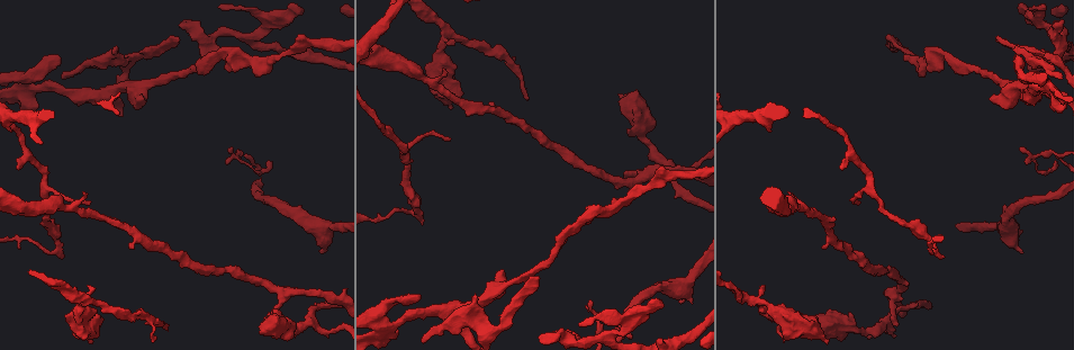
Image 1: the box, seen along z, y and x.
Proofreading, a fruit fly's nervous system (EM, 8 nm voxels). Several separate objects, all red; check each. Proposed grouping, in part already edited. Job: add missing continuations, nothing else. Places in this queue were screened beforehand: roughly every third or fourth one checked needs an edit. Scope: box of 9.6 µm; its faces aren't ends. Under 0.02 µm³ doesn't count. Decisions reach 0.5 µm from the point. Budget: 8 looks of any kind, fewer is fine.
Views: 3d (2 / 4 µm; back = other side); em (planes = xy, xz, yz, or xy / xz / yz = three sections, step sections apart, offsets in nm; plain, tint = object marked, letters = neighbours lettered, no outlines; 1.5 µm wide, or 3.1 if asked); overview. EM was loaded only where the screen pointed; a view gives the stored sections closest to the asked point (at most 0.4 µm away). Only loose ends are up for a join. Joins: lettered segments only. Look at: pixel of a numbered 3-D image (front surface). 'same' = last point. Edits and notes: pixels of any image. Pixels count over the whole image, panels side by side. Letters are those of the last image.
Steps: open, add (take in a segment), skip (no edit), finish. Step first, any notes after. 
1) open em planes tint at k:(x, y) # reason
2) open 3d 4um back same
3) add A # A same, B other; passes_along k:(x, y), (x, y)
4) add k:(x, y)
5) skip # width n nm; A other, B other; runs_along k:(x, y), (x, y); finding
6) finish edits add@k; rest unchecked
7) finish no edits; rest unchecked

open em xy step 8 tint at 1:(887, 34) # free end

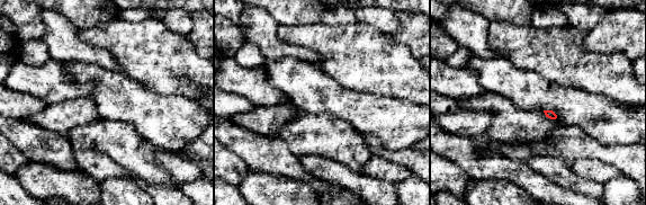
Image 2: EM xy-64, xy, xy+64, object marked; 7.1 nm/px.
open em planes letters same # another direction

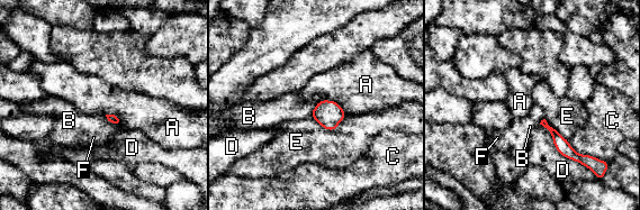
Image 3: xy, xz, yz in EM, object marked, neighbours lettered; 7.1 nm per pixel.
skip # A other, B other, C other, D other, E other, F other; border 3:(322, 99), (335, 101), (346, 113); no lettered segment goes on from it

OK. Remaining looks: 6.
open em planes letters at 1:(528, 100) # an open end

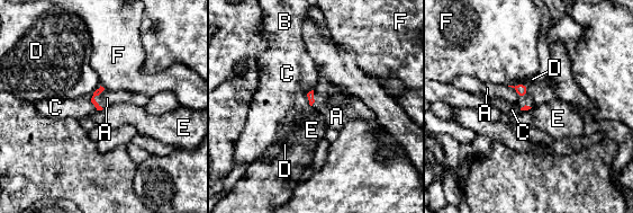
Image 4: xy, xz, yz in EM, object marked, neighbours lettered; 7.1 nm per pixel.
add A # A same, B other, C other, D other, E other, F other; it goes on there

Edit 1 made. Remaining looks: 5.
open 3d 2um at 1:(416, 296) # branch stops here

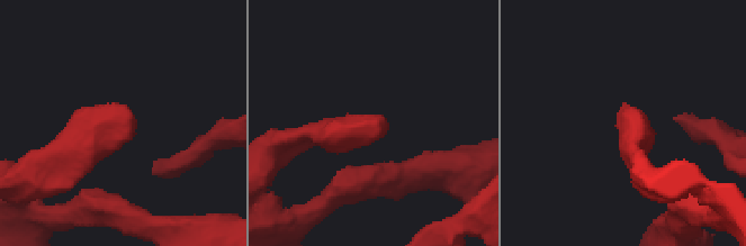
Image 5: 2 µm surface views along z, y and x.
open em planes letters at 5:(125, 121)

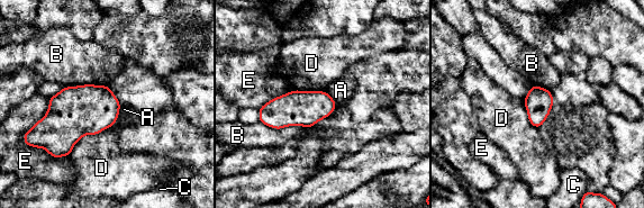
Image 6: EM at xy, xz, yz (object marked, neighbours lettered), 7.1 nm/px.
skip # width 200 nm; A other, B other, C other, D other, E other; no lettered segment goes on from it

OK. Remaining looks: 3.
finish edits add@4; rest unchecked

